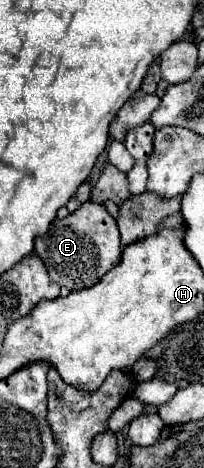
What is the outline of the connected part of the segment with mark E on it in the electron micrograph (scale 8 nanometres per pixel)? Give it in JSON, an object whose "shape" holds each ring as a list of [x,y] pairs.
{"shape":[[[89,200],[67,218],[55,220],[45,236],[35,238],[35,254],[43,260],[51,280],[59,286],[65,286],[69,290],[89,288],[121,262],[117,222],[103,204]]]}

